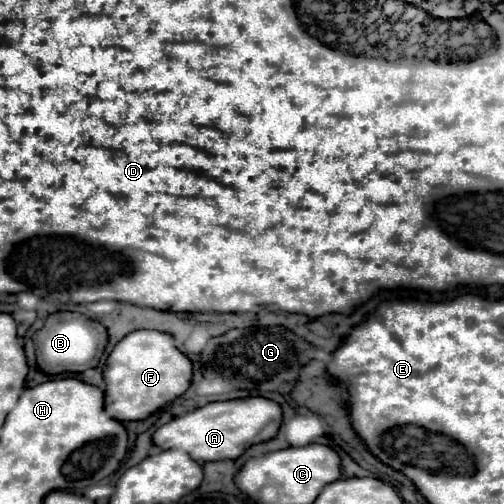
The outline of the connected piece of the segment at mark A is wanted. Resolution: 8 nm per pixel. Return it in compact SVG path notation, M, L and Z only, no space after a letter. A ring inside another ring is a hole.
M249 396L225 402L211 402L185 416L173 418L153 434L153 442L163 450L183 450L197 462L235 460L255 444L277 436L283 422L283 410L277 402L263 396Z

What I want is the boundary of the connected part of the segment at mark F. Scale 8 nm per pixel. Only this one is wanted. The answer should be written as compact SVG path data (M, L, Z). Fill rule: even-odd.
M137 330L127 334L111 352L107 358L105 370L105 412L111 418L117 418L121 422L131 422L131 420L145 420L153 412L169 406L175 398L183 396L187 388L191 386L193 380L193 362L183 354L183 350L175 344L175 338L165 332L155 332L155 330Z

